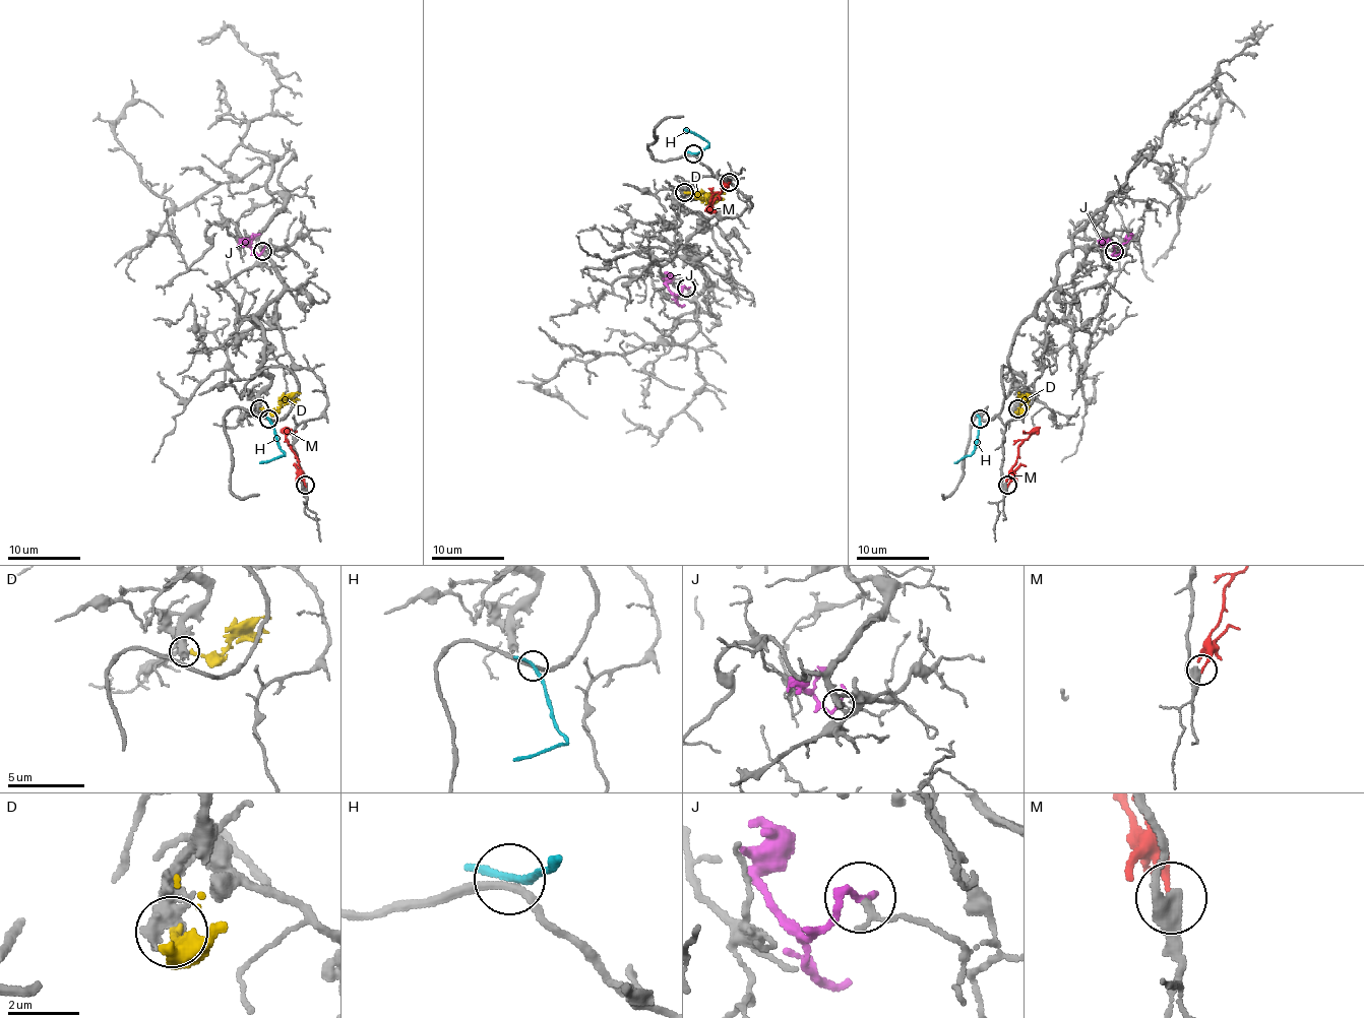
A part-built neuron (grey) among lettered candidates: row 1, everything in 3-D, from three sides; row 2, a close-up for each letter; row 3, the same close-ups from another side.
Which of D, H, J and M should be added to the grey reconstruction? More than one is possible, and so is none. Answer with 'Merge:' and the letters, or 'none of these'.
Merge: none of these

